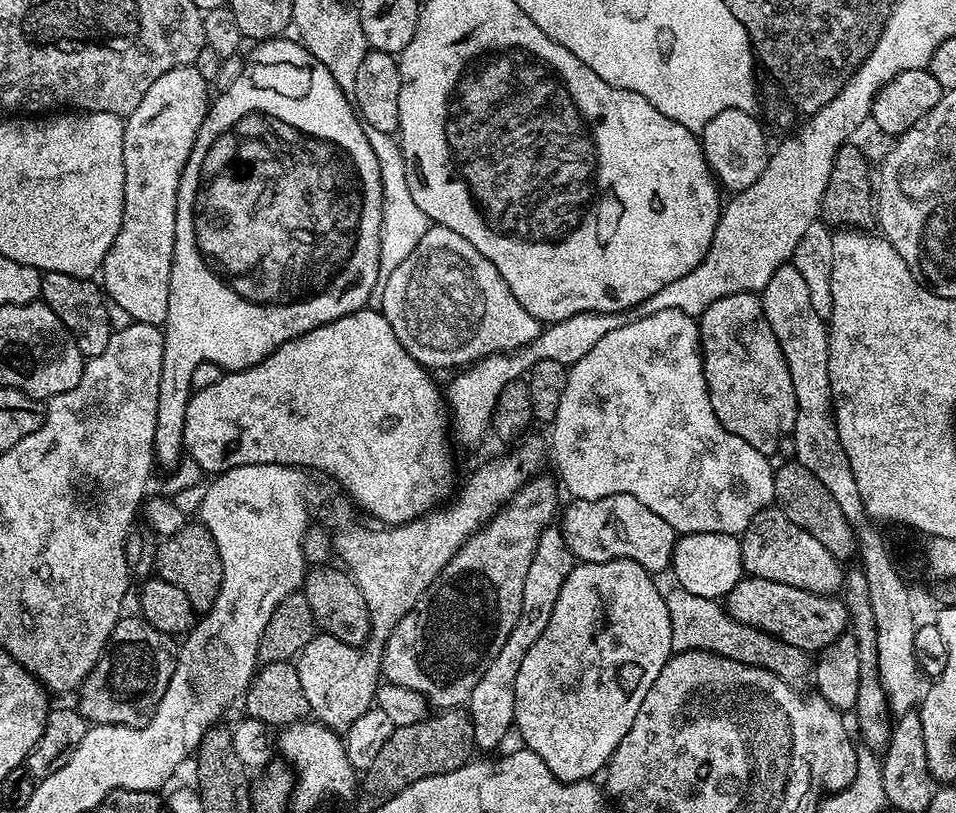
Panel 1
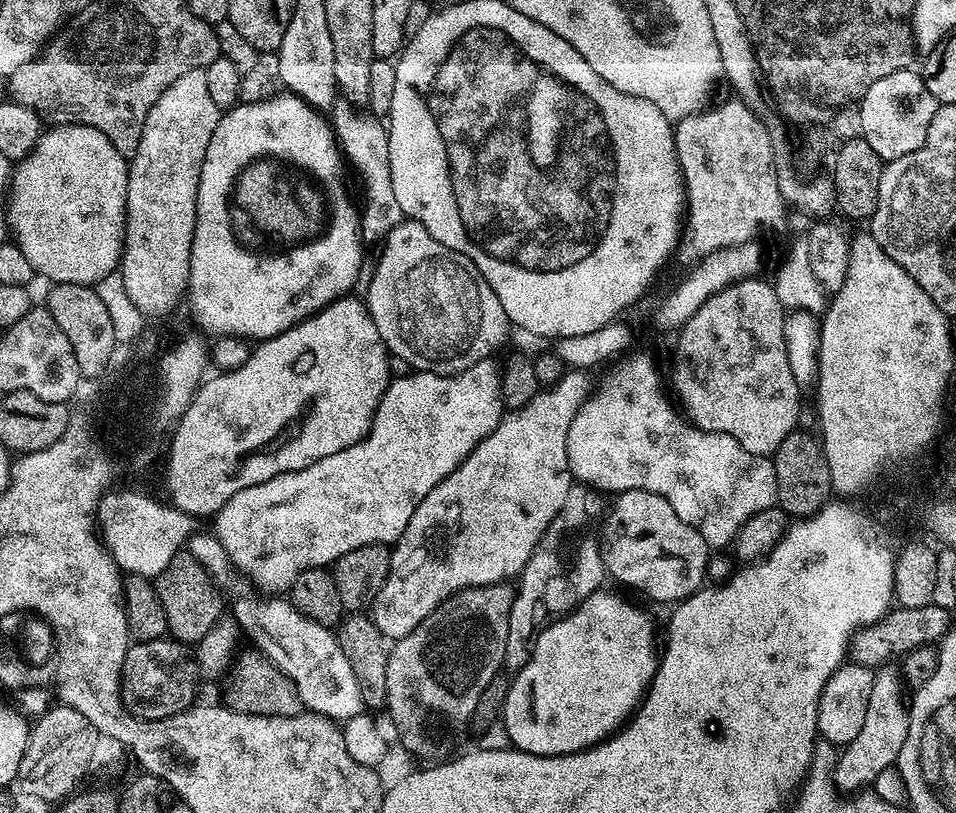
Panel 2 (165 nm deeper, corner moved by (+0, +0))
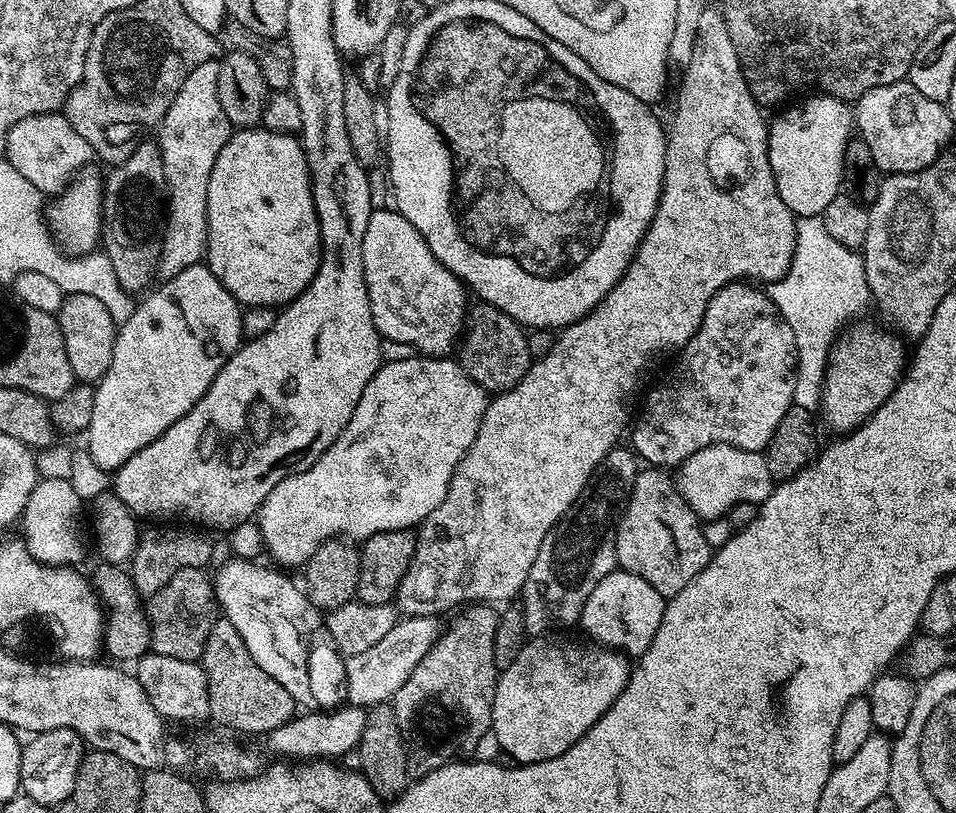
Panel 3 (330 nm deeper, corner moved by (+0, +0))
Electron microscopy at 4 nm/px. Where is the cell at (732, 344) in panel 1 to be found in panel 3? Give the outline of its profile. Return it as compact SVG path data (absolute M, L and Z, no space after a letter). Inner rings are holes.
M733 282L722 290L718 290L714 294L714 298L710 298L710 306L706 306L706 314L702 318L694 338L690 338L688 345L681 348L675 357L675 360L677 360L676 365L672 368L672 373L661 384L656 384L649 390L648 397L644 400L644 409L641 410L640 417L637 420L635 417L630 428L630 436L632 432L631 447L634 449L635 455L645 465L655 466L661 470L672 470L683 464L686 458L690 458L690 454L715 444L729 444L735 448L750 450L751 452L764 452L767 449L768 443L774 438L774 430L778 430L778 422L782 422L782 417L786 415L786 410L790 410L792 405L796 403L798 365L796 363L794 330L790 330L790 322L786 322L784 313L778 310L778 306L774 306L771 295L767 291L763 292L760 288L763 287L753 286L748 282Z

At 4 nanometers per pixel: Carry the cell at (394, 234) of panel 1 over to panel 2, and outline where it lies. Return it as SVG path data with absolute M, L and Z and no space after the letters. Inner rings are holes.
M345 98L330 106L330 123L340 145L343 159L360 175L364 183L364 208L360 212L360 234L369 245L379 245L396 226L406 219L399 198L390 182L390 142L387 127L377 117L361 110Z

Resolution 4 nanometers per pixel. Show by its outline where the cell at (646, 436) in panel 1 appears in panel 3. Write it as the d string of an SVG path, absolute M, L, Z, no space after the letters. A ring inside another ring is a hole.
M729 444L706 446L690 454L690 458L679 465L674 479L690 510L694 510L694 514L704 522L716 520L719 516L727 517L739 503L761 505L766 498L770 498L774 487L768 457L764 452L742 450Z

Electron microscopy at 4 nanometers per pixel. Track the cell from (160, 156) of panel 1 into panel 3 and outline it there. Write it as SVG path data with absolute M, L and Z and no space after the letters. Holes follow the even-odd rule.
M220 60L202 62L194 74L182 82L182 90L170 102L158 129L158 143L162 154L162 166L168 179L166 201L166 231L160 255L159 275L174 278L190 266L201 263L208 250L208 187L210 170L226 146L234 129L218 102L218 70Z

